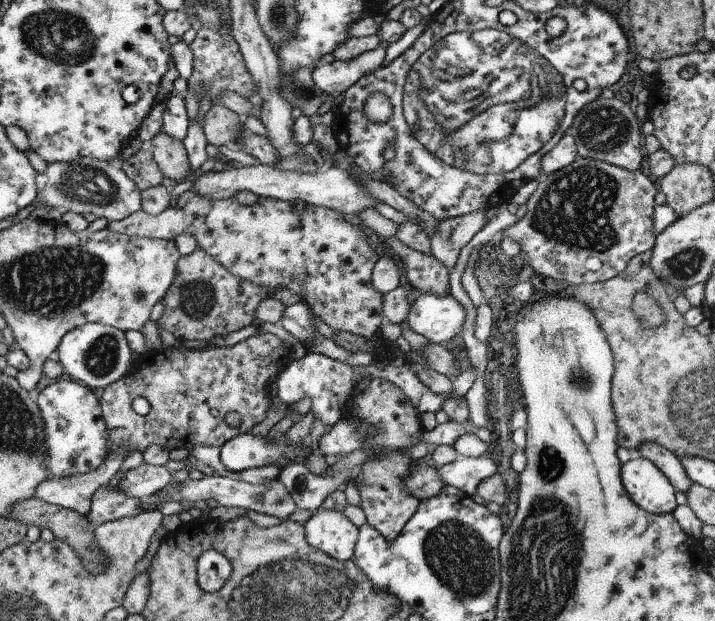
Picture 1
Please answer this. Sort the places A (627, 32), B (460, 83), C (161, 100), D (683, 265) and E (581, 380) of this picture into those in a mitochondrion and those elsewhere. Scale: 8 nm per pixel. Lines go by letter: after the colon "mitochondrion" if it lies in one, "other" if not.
A: other
B: mitochondrion
C: other
D: mitochondrion
E: mitochondrion

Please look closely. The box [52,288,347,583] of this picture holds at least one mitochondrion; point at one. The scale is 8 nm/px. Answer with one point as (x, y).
(101, 358)

